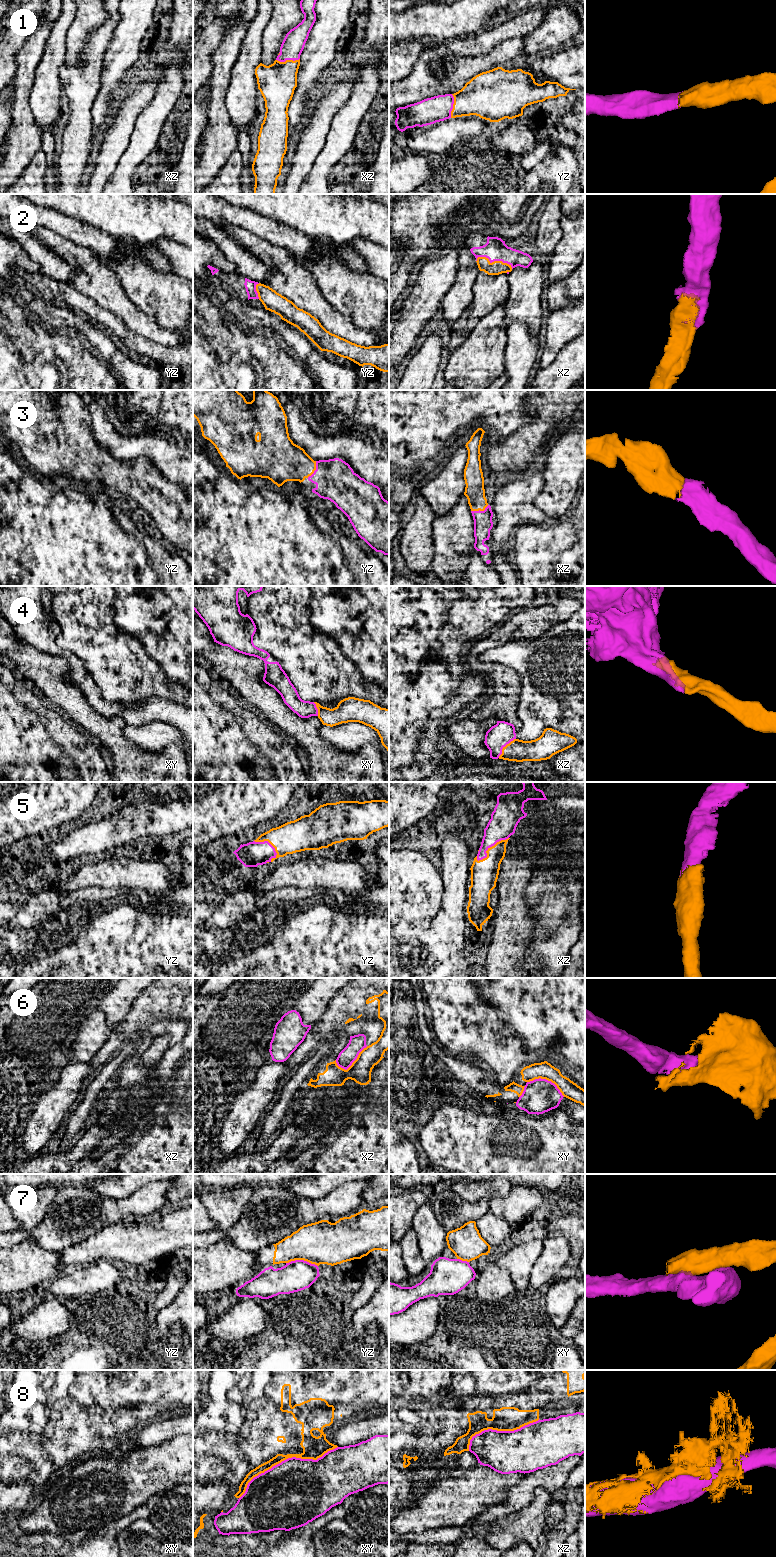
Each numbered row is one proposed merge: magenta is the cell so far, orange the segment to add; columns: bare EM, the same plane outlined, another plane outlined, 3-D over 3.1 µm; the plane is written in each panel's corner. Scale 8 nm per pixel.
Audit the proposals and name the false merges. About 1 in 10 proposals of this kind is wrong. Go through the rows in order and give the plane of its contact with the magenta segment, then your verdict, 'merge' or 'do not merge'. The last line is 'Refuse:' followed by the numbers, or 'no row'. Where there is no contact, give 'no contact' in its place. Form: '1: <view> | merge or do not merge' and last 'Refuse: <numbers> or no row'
1: xz | merge
2: xz | merge
3: xz | merge
4: xz | merge
5: xz | merge
6: xy | do not merge
7: yz | do not merge
8: xy | do not merge
Refuse: 6, 7, 8

